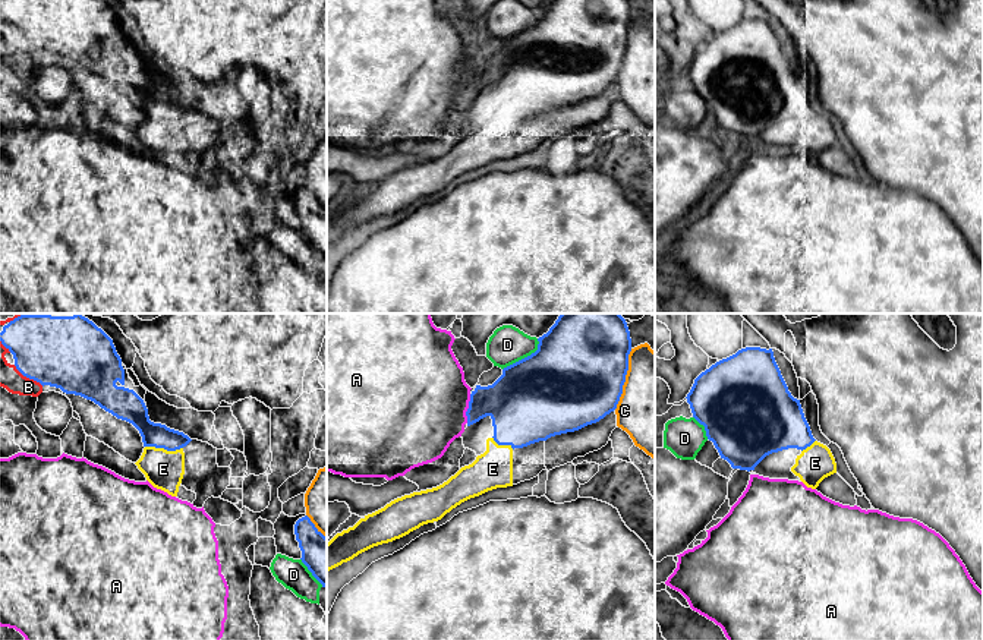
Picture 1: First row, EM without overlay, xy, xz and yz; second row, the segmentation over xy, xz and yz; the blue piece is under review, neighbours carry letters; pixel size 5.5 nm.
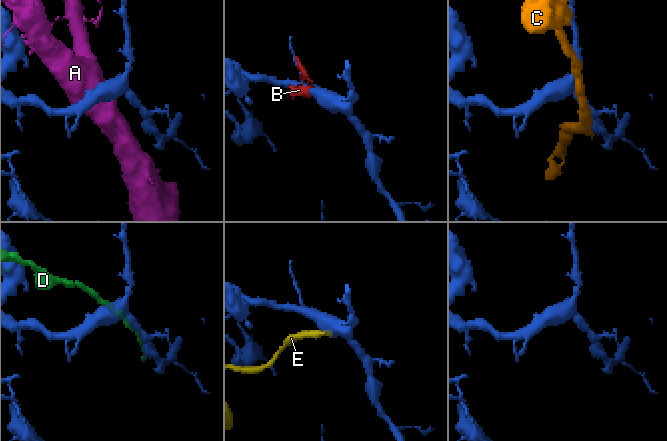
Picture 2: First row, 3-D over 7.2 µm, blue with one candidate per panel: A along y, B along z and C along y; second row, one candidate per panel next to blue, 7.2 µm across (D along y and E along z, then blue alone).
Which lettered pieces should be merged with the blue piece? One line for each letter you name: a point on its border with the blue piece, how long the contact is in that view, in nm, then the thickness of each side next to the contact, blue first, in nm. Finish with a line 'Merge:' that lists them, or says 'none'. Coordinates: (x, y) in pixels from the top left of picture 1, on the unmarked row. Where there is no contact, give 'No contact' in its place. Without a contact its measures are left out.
E: Touches blue at xy (164, 120). Shared border 200 nm. Thickness 130 nm (blue) against 220 nm
Merge: E

